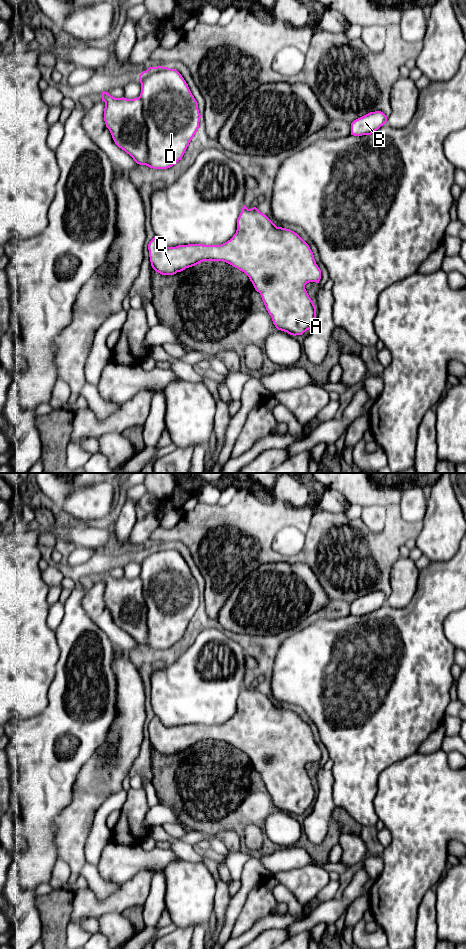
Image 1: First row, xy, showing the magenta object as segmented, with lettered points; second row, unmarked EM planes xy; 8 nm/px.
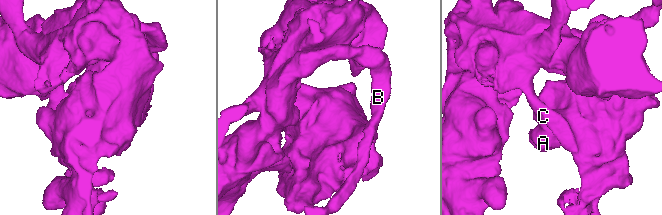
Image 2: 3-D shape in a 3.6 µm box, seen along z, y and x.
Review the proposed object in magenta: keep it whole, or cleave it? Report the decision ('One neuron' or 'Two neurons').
One neuron

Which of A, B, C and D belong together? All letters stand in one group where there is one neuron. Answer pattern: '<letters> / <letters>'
A B C D

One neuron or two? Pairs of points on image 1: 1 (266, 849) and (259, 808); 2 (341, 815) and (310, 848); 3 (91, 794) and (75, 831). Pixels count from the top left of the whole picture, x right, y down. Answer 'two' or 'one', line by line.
1: one
2: one
3: one

